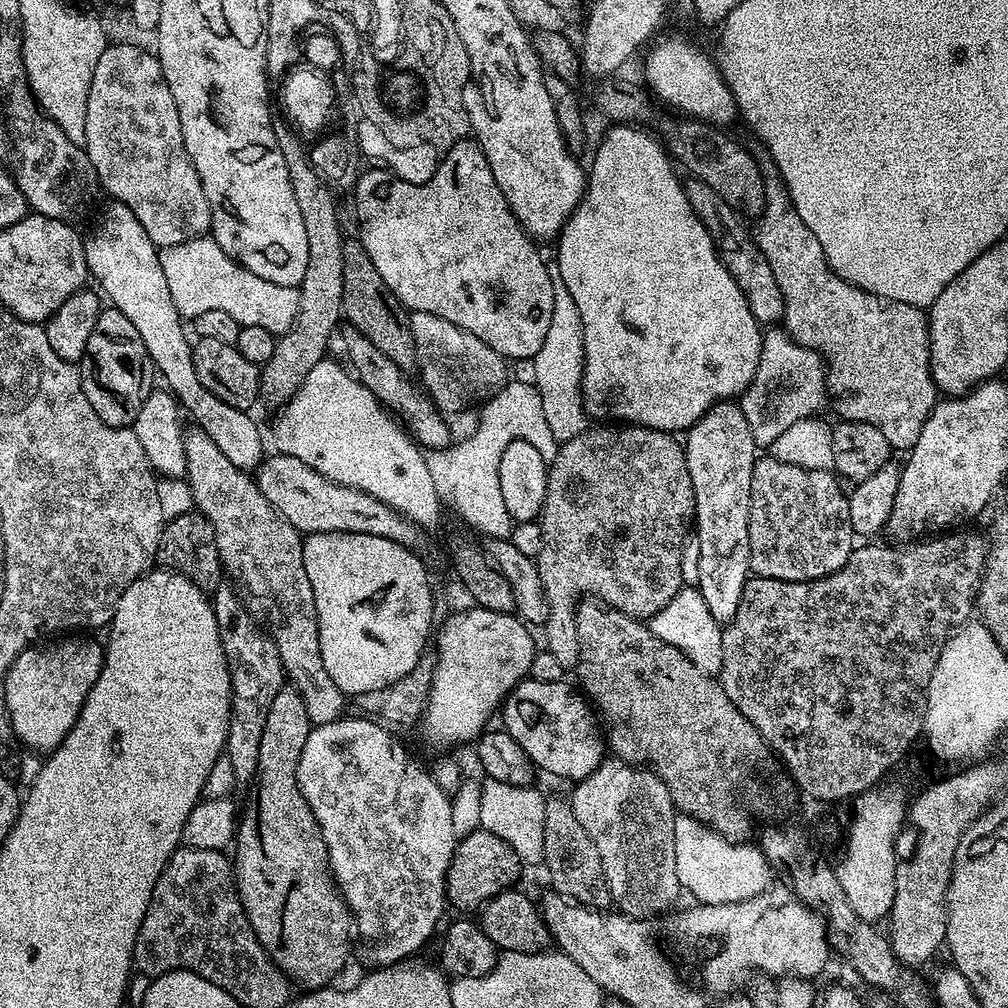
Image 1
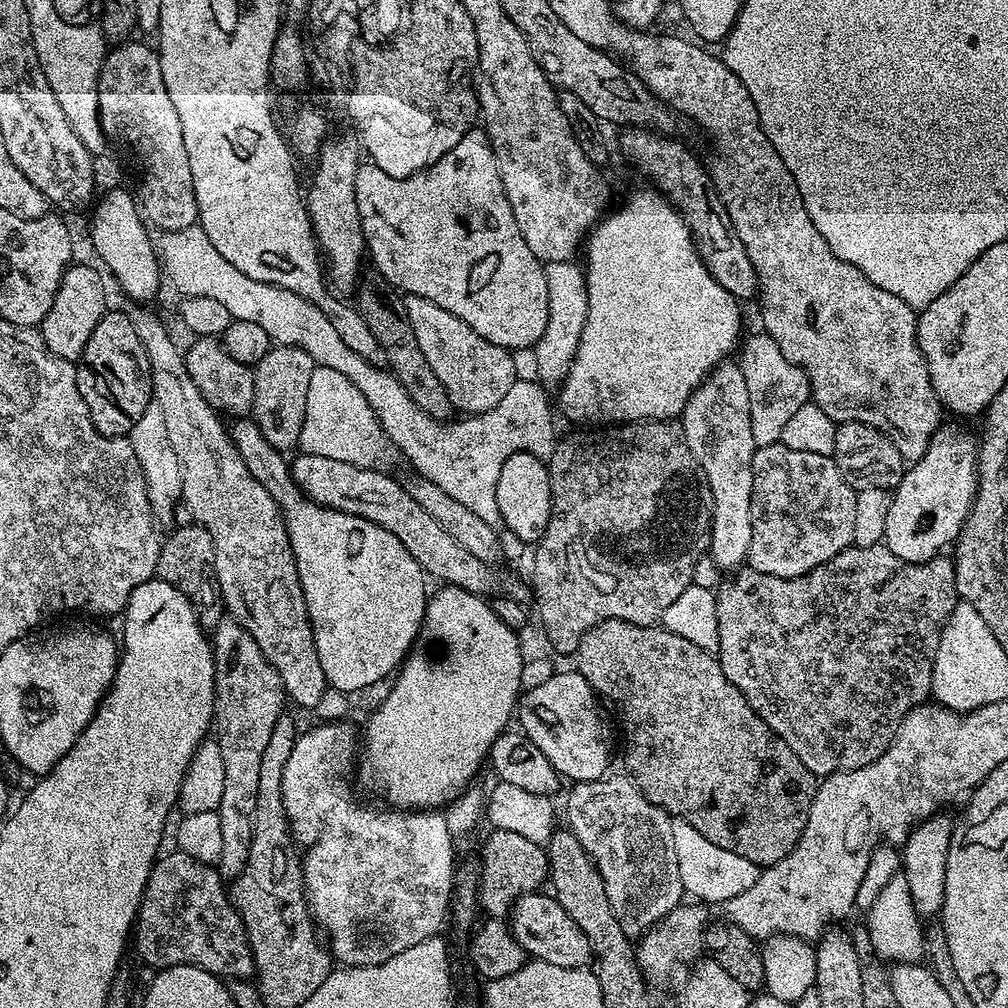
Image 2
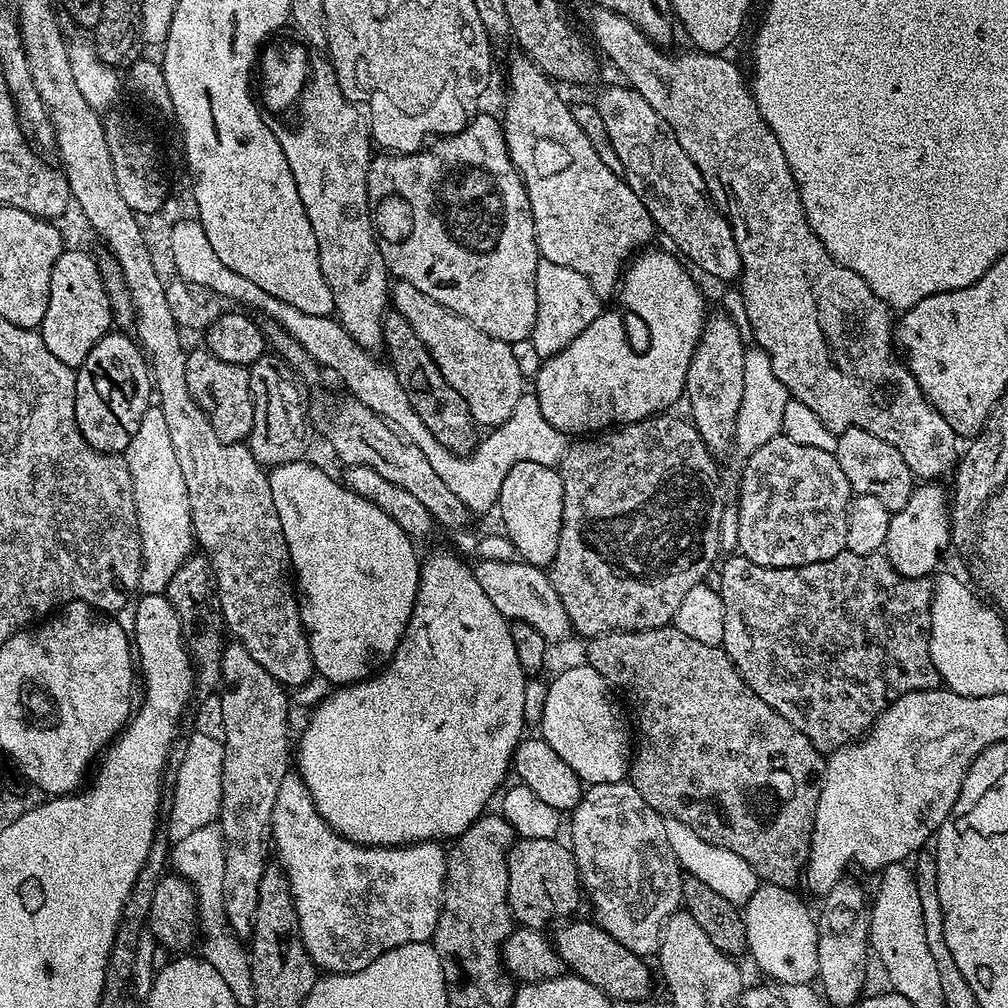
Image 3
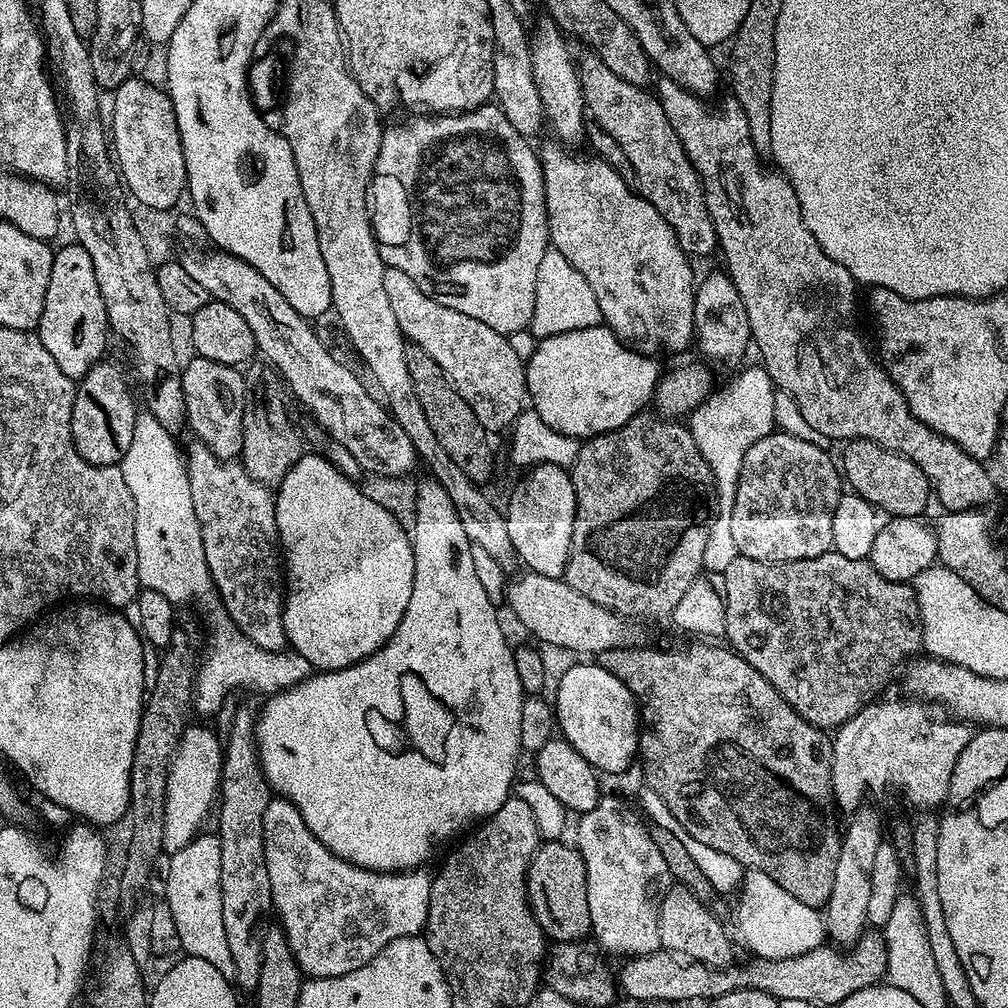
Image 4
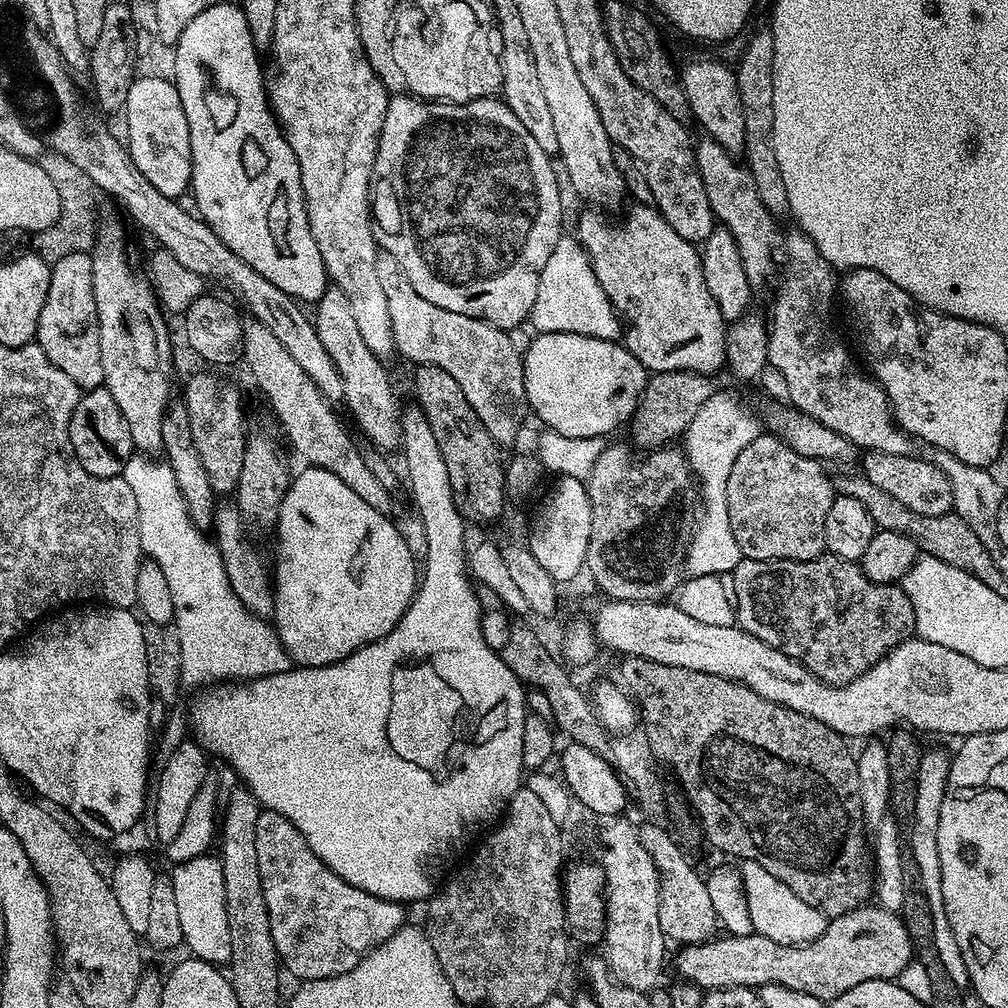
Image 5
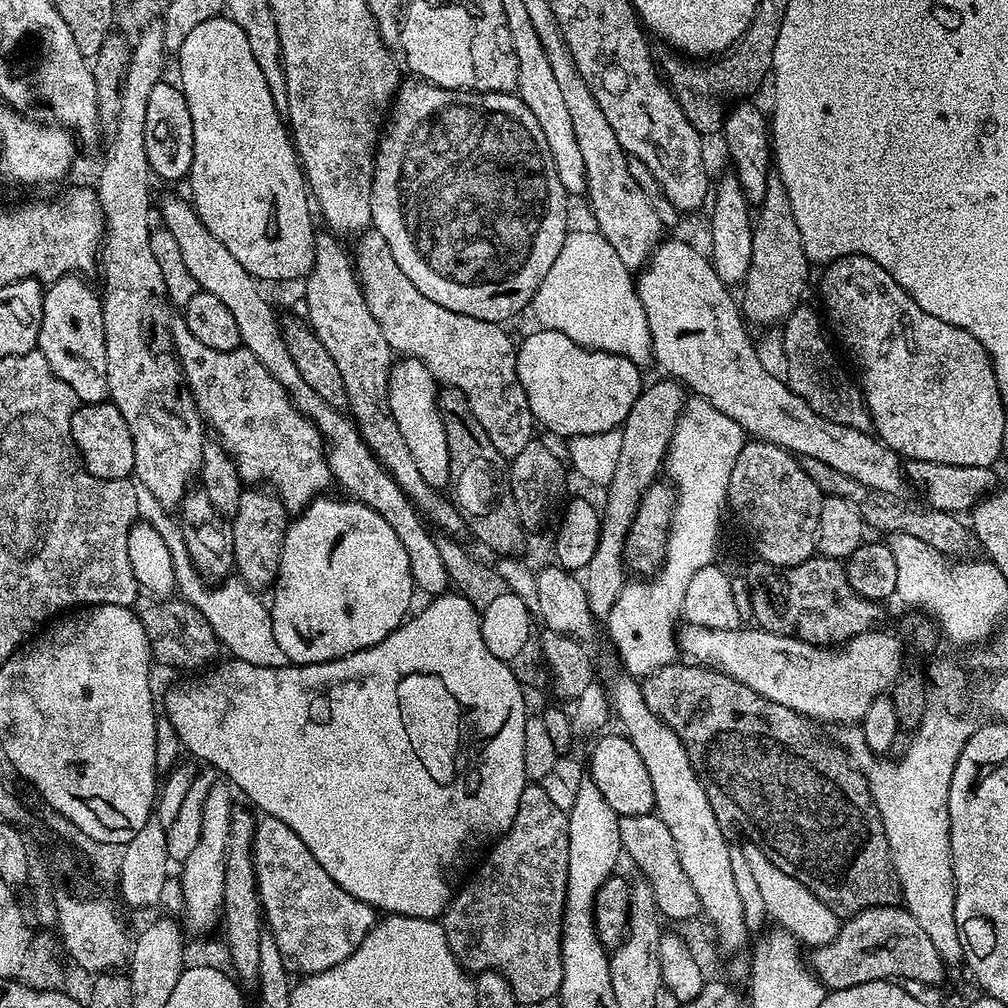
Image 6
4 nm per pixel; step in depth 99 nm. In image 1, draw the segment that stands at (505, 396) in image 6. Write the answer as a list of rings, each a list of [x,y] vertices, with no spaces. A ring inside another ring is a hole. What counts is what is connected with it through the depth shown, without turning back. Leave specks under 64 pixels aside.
[[[414,312],[410,315],[410,326],[414,334],[416,362],[422,380],[420,382],[441,412],[451,414],[460,412],[471,404],[486,402],[509,379],[509,365],[504,357],[490,350],[482,338],[474,338],[474,334],[466,329],[454,326],[454,322],[438,318],[438,314]]]

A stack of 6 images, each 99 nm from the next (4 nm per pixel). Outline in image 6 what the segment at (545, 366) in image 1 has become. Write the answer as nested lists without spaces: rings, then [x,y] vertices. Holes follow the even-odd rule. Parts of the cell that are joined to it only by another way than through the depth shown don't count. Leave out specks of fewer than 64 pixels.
[[[569,231],[562,242],[554,266],[542,278],[530,305],[531,311],[536,311],[537,325],[558,330],[558,334],[566,334],[584,348],[625,356],[639,366],[651,365],[650,326],[636,293],[633,273],[618,258],[618,250],[599,231],[591,231]]]

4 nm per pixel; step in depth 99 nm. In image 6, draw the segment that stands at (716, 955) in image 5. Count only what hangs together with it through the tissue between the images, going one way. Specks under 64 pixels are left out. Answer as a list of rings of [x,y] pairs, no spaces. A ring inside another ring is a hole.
[[[903,906],[864,908],[841,923],[837,936],[824,947],[813,947],[810,968],[825,989],[849,988],[875,980],[917,980],[940,986],[946,965],[934,942]]]

